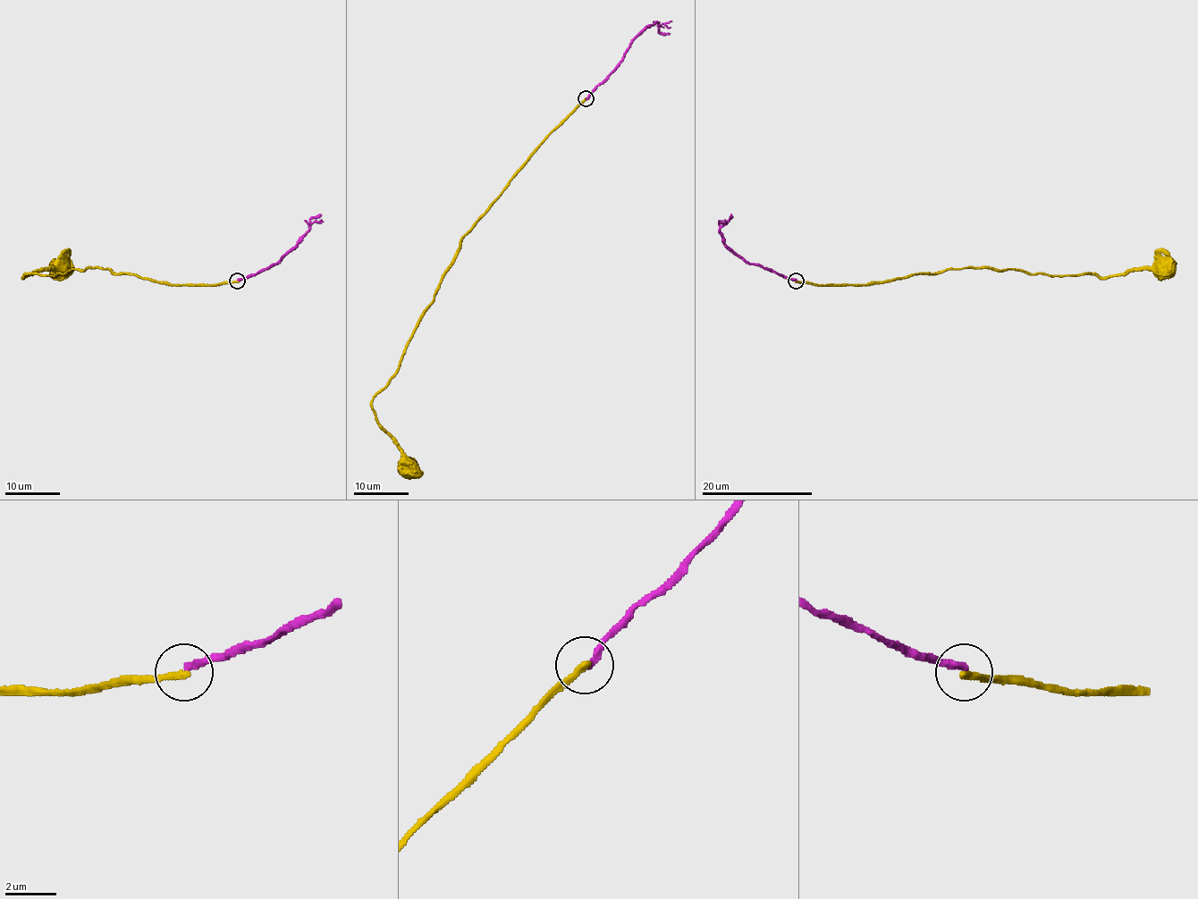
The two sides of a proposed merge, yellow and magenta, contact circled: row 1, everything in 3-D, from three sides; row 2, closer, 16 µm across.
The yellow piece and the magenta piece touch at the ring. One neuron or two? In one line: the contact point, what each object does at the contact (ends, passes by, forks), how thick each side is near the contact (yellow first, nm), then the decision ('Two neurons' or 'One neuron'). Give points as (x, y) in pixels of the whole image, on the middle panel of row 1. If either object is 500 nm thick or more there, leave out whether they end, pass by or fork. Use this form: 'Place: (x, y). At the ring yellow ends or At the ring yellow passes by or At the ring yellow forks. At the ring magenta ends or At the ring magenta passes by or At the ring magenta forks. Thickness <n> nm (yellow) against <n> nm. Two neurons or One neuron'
Place: (586, 98). At the ring yellow ends. At the ring magenta ends. Thickness 280 nm (yellow) against 260 nm. Two neurons

